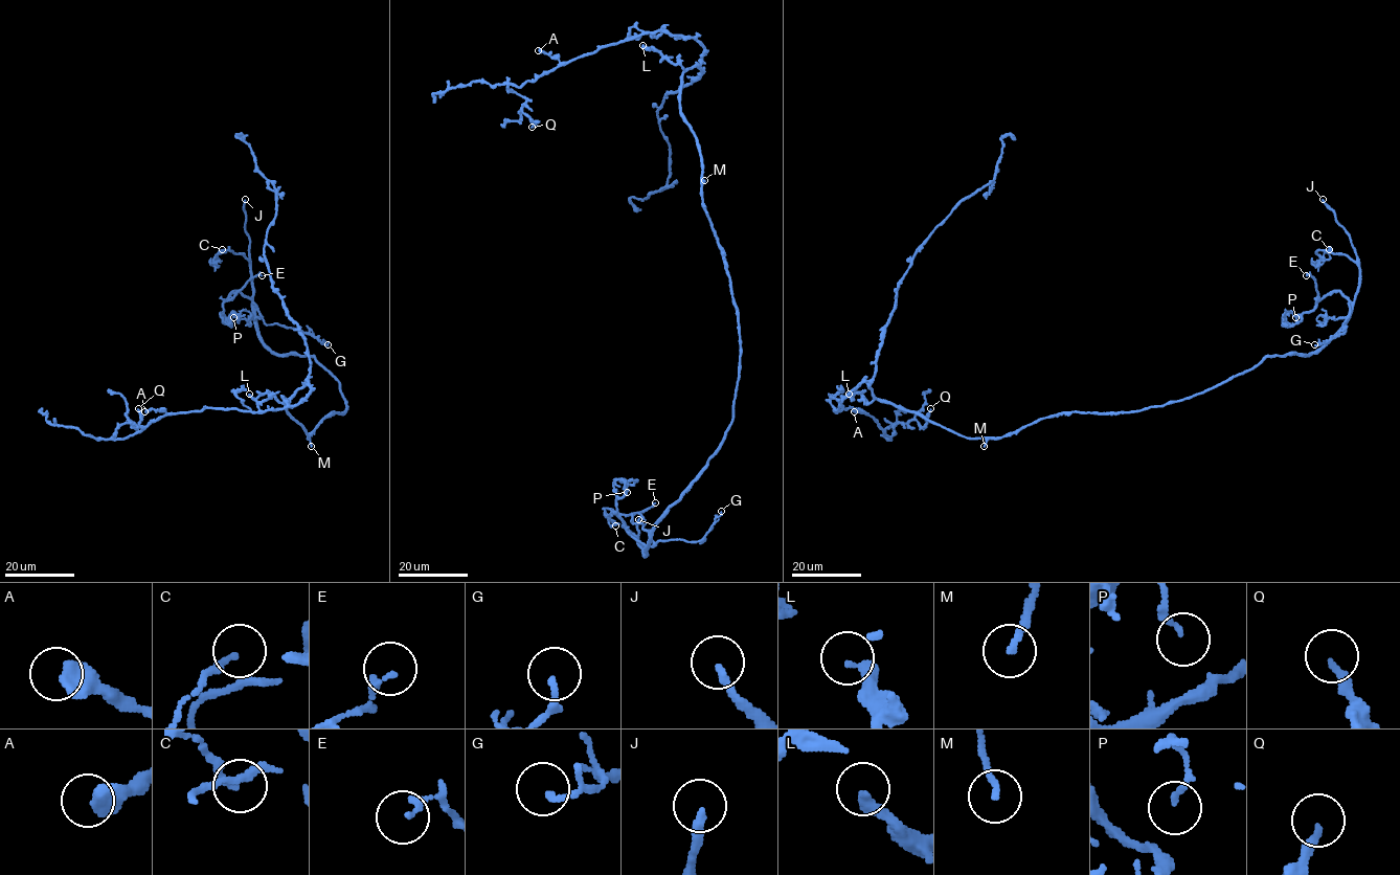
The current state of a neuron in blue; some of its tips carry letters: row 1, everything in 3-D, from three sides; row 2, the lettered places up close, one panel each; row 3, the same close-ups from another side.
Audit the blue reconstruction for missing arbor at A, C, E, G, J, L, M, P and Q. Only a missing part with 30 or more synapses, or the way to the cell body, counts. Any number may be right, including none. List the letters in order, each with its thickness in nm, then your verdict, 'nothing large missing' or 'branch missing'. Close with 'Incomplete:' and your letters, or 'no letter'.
A: calibre 600 nm; nothing large missing
C: calibre 120 nm; nothing large missing
E: calibre 180 nm; nothing large missing
G: calibre 160 nm; nothing large missing
J: calibre 220 nm; branch missing
L: calibre 320 nm; nothing large missing
M: calibre 180 nm; nothing large missing
P: calibre 110 nm; nothing large missing
Q: calibre 240 nm; nothing large missing
Incomplete: J

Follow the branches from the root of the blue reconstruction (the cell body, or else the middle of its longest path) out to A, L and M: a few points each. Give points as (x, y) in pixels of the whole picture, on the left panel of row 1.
A: (315, 428), (309, 439), (287, 411), (288, 400), (307, 381), (310, 391), (297, 404), (283, 408), (144, 411)
L: (315, 428), (309, 439), (305, 429), (287, 411), (290, 399), (287, 403), (269, 393), (255, 398), (249, 394)
M: (315, 428), (309, 436), (311, 446)

